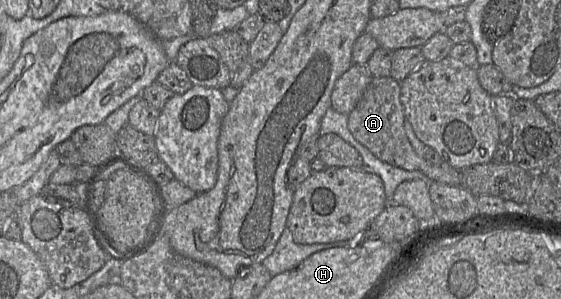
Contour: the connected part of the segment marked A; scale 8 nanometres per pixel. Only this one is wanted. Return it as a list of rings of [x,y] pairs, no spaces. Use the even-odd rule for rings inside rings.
[[[388,77],[373,78],[356,107],[348,115],[348,128],[355,139],[380,160],[408,171],[420,171],[428,181],[462,185],[462,172],[448,164],[432,165],[412,147],[404,129],[404,107],[400,100],[401,83]]]

